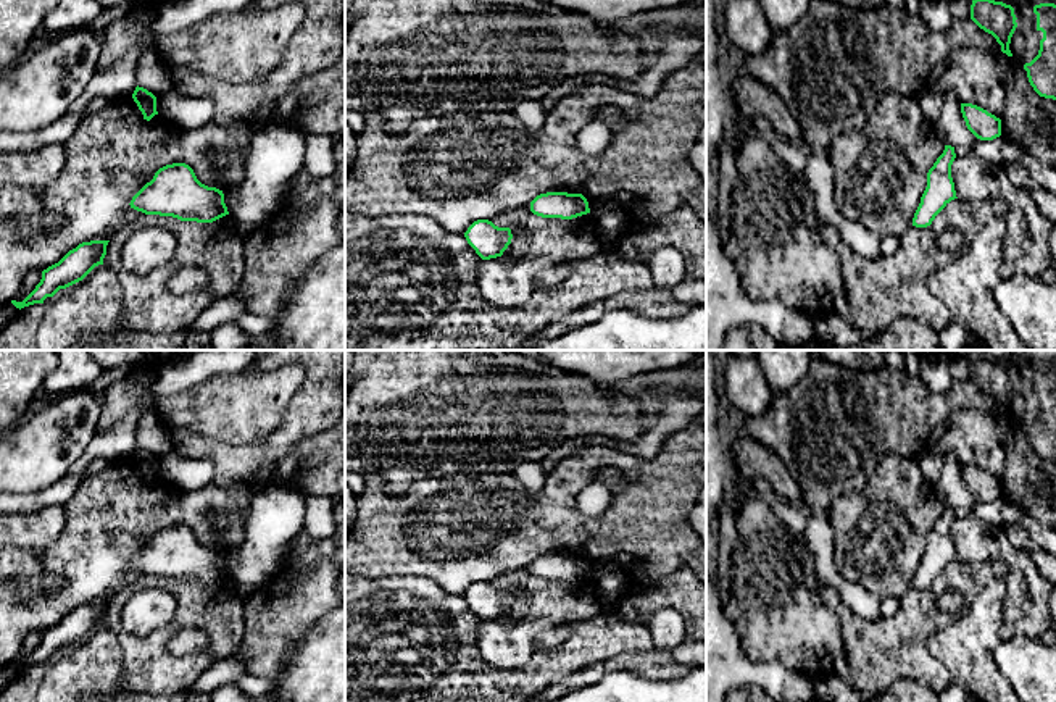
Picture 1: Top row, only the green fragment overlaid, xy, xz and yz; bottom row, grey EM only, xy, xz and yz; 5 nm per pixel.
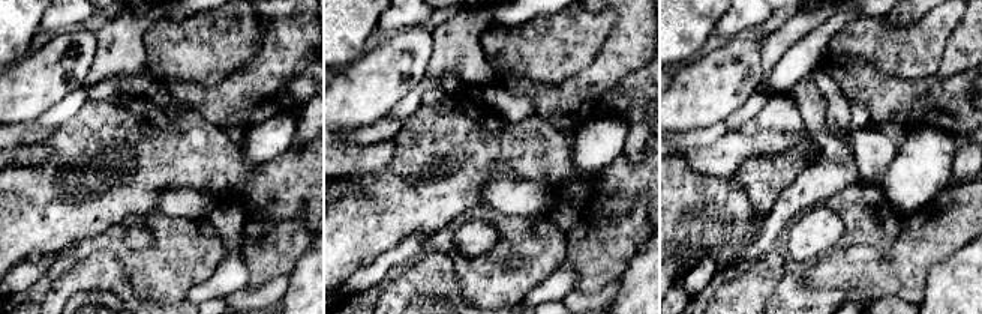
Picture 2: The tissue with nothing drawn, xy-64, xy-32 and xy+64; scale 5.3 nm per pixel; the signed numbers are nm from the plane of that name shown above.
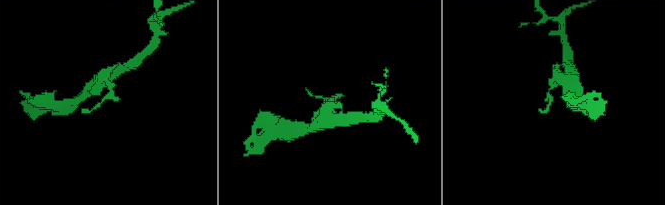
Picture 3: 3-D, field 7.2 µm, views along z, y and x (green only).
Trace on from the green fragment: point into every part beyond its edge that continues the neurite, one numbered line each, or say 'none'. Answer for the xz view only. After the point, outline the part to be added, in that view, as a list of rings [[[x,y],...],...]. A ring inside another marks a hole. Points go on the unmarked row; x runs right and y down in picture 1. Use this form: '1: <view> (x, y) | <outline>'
none

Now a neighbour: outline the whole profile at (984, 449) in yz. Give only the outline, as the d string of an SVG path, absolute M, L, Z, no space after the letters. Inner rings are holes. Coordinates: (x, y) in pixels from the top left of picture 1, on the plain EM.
M967 408L953 412L937 424L922 452L951 453L961 465L977 466L996 479L1003 479L1006 442L996 418L985 410Z

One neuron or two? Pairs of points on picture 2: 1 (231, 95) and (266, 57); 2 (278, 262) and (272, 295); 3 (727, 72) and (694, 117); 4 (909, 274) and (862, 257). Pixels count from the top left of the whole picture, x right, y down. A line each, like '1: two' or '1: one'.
1: one
2: two
3: one
4: one

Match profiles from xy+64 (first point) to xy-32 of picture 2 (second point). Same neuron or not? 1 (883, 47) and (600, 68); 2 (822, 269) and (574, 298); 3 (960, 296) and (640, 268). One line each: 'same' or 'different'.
1: different
2: different
3: same

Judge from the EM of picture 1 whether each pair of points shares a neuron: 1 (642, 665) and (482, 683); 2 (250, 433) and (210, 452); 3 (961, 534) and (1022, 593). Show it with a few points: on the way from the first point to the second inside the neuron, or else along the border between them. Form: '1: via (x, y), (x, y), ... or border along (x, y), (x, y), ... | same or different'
1: border along (613, 657), (582, 667), (577, 672) | different
2: border along (265, 436), (241, 444), (210, 441) | different
3: via (982, 543), (1000, 549), (1021, 572) | same

